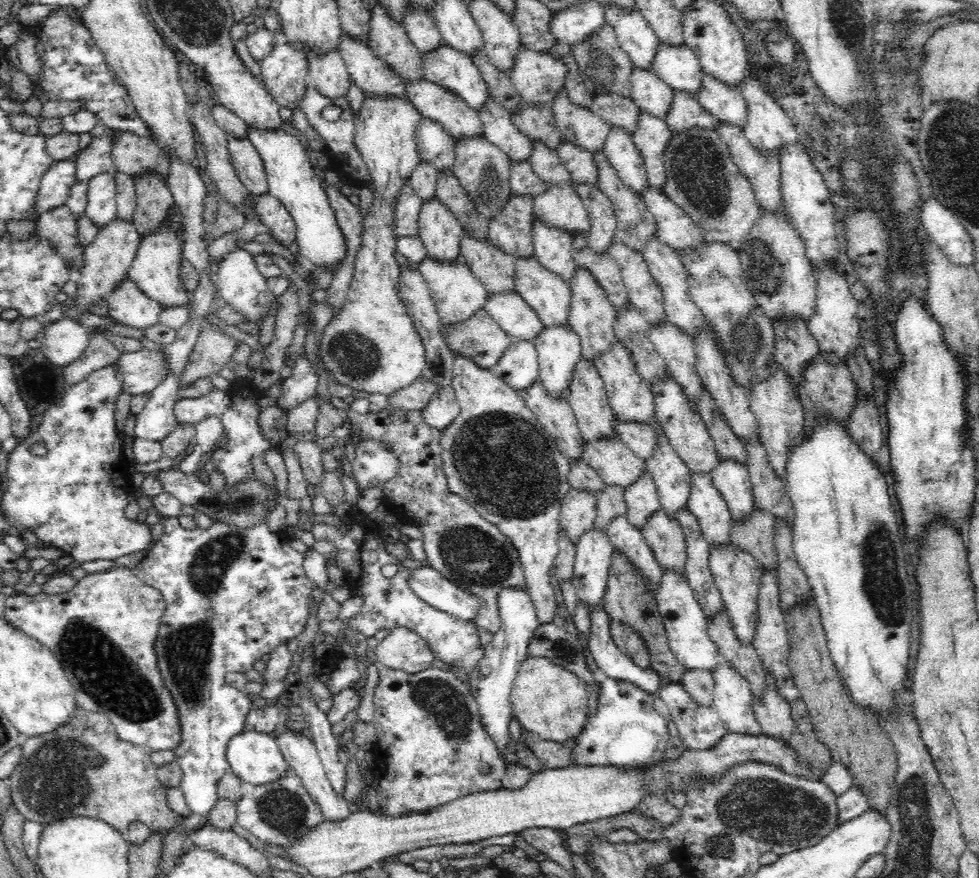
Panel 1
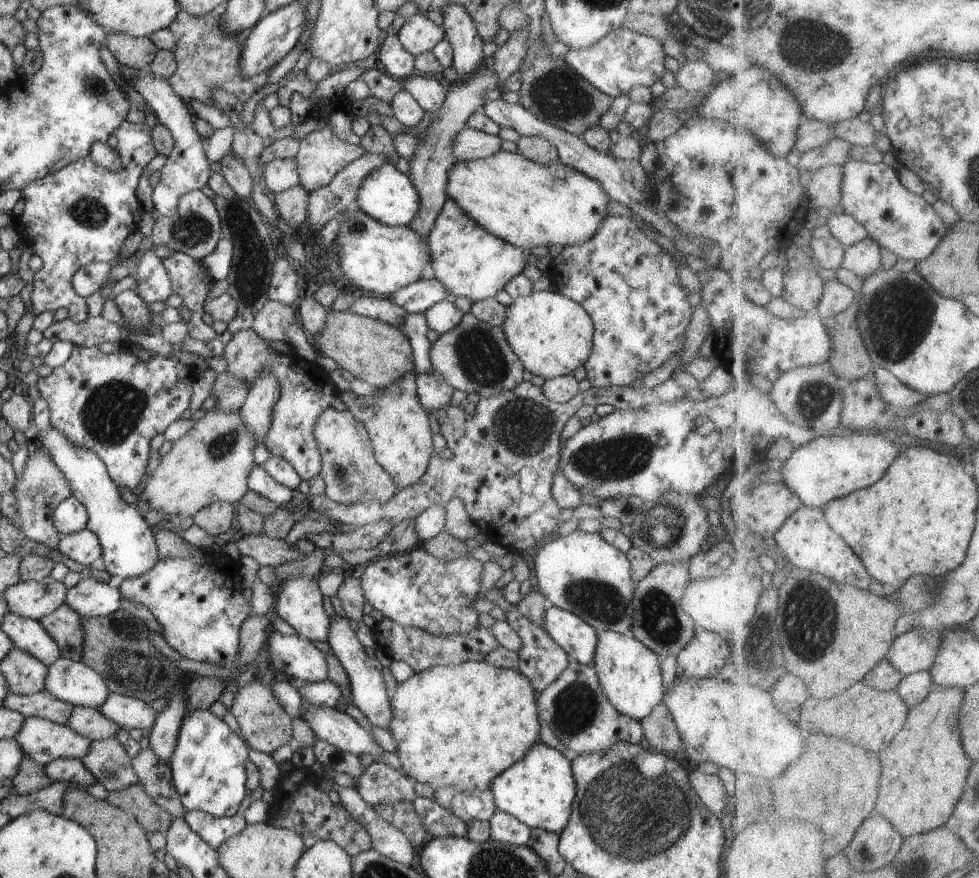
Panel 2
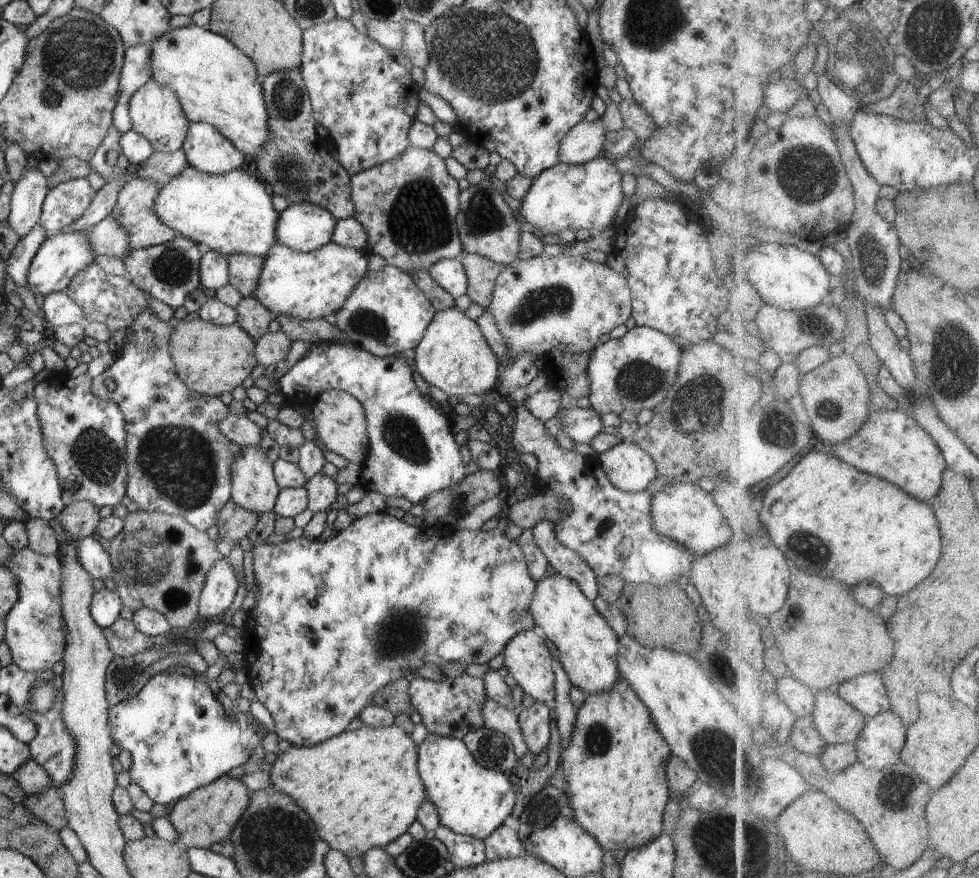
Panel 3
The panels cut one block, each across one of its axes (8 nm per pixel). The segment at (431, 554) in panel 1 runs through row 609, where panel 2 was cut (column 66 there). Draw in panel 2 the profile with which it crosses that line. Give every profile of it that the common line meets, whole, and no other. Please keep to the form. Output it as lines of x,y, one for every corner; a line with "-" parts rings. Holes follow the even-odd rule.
42,451
29,456
20,480
15,484
13,494
17,503
19,530
33,542
50,549
57,549
58,542
63,538
53,524
53,511
71,497
72,490
64,474
54,464
52,458

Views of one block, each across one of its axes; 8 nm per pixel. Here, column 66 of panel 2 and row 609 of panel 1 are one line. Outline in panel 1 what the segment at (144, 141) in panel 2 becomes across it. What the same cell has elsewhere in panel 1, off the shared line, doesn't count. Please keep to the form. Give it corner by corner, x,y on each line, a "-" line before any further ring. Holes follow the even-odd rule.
266,514
262,524
250,526
250,528
238,528
235,524
226,524
219,520
211,520
212,526
207,529
197,527
195,529
186,529
180,525
178,517
161,516
159,522
164,526
164,534
148,549
145,557
136,565
131,571
148,586
157,588
163,596
166,603
166,612
162,616
160,622
160,630
156,638
155,652
158,658
157,667
162,675
164,687
172,694
172,699
176,703
177,715
179,716
180,725
180,746
174,751
176,757
175,762
180,765
183,775
180,781
179,788
182,790
185,802
191,810
191,814
179,820
185,822
183,828
187,832
187,838
193,830
198,830
206,821
209,820
209,814
214,808
216,801
219,798
217,793
217,782
219,778
228,770
230,764
227,760
226,750
228,748
228,741
236,734
241,733
245,727
246,715
251,709
251,697
245,690
238,691
234,686
226,682
225,677
228,672
242,672
246,673
254,667
256,662
260,661
262,656
270,654
284,642
289,643
290,640
298,638
304,632
308,618
311,613
311,599
312,588
314,583
307,577
306,571
303,567
304,555
299,553
292,547
288,546
291,541
289,536
280,533
272,532
265,523
269,514

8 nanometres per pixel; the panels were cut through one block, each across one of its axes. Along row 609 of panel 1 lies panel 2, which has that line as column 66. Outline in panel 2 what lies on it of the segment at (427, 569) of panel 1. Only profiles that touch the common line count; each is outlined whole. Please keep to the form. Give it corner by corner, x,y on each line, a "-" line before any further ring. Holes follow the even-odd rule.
48,426
46,430
33,430
32,436
42,442
43,449
50,452
50,457
64,474
70,489
71,497
76,498
88,512
87,528
97,535
102,550
104,568
113,576
123,579
138,577
156,567
159,562
159,551
150,528
138,508
127,504
120,488
111,480
104,462
92,450
73,443
57,429

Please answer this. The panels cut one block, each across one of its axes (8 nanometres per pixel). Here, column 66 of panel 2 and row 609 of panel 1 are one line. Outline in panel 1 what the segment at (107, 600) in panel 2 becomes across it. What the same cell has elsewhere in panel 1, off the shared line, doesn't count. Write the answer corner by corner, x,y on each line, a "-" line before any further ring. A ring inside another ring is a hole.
603,605
590,612
592,626
588,645
590,657
596,660
600,676
630,682
644,692
658,695
660,676
650,667
646,670
640,668
617,648
611,634
611,620

